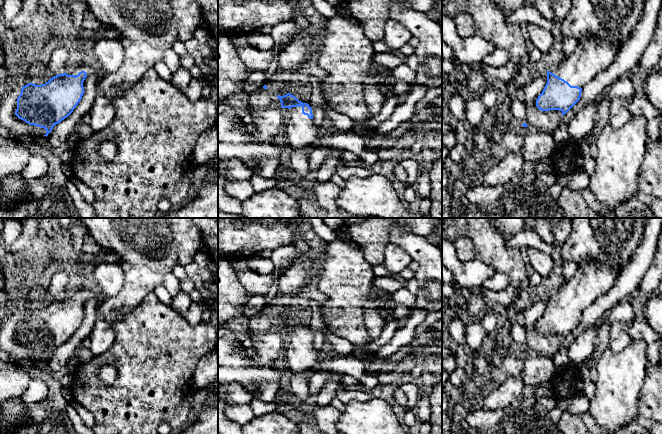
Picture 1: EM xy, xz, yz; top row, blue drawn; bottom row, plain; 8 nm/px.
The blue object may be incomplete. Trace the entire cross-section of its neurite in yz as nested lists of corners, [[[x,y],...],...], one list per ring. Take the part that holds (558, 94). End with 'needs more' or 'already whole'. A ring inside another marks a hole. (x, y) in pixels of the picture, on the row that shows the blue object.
[[[589,38],[577,43],[572,55],[564,55],[562,60],[547,71],[547,83],[536,100],[541,111],[559,110],[566,114],[581,97],[582,88],[615,60],[622,44],[613,46],[599,38]]]; needs more

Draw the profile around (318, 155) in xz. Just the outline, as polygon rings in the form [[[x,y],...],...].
[[[316,148],[313,150],[309,156],[309,170],[311,175],[321,166],[327,156],[334,154],[340,158],[345,152],[344,150],[333,148]]]

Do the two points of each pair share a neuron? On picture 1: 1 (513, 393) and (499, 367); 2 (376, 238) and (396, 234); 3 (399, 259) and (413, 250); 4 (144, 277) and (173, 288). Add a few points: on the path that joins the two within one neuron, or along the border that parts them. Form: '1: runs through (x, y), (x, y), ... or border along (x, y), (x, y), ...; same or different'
1: border along (524, 383), (518, 376), (512, 376), (497, 386); different
2: border along (389, 228), (390, 242); different
3: border along (390, 242), (398, 245), (413, 260); different
4: border along (170, 272), (164, 277), (162, 284); different

